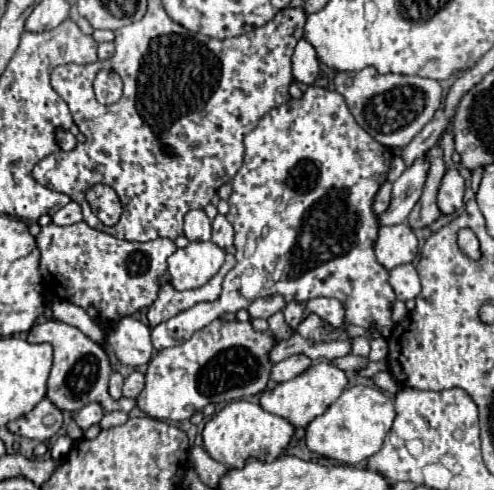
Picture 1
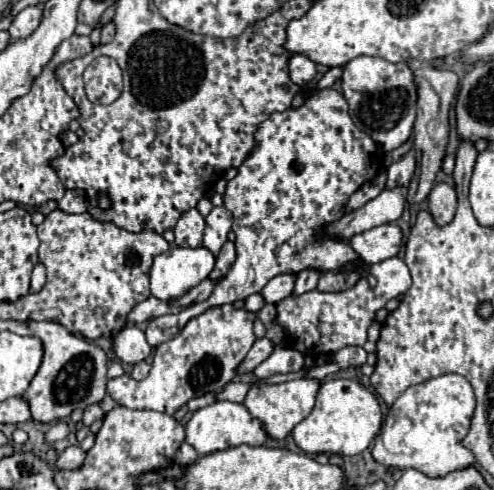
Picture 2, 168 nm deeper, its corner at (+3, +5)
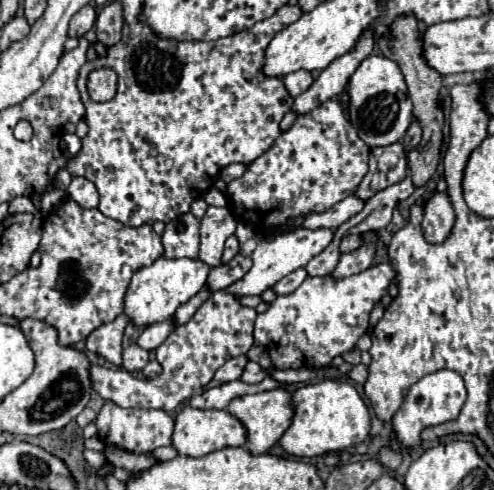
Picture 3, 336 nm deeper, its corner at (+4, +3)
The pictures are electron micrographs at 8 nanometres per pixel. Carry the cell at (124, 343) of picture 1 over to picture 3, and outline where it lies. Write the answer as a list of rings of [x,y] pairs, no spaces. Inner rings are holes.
[[[130,345],[130,347],[124,349],[122,367],[124,367],[126,371],[142,371],[148,361],[150,361],[148,351],[144,351],[144,349],[136,347],[136,345]]]

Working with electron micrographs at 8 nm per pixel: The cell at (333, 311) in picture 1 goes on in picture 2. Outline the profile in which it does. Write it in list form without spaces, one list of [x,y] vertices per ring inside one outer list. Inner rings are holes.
[[[347,271],[323,273],[319,279],[319,285],[317,285],[317,291],[319,293],[339,293],[339,291],[351,289],[357,281],[359,281],[357,273],[347,273]]]

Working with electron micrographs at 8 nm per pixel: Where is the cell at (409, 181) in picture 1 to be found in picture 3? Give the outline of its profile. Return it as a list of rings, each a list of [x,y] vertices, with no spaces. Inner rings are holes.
[[[240,221],[238,229],[236,229],[236,237],[240,241],[240,245],[246,241],[246,237],[252,237],[256,241],[256,249],[252,251],[252,269],[238,281],[234,281],[232,285],[226,287],[226,291],[234,297],[244,297],[244,295],[260,295],[262,291],[274,287],[282,277],[286,277],[288,273],[300,269],[300,267],[306,267],[306,263],[316,257],[322,249],[326,249],[334,237],[334,233],[330,229],[320,229],[320,231],[308,231],[308,229],[296,229],[296,231],[290,231],[290,233],[284,233],[280,235],[280,239],[264,239],[252,225]]]

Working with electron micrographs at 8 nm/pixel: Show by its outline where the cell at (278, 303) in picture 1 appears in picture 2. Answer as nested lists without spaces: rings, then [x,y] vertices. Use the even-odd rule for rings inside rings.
[[[281,275],[281,277],[273,277],[273,281],[269,281],[269,285],[265,285],[265,289],[261,291],[265,303],[279,303],[283,301],[285,297],[291,295],[293,291],[293,281],[295,277],[293,275]]]

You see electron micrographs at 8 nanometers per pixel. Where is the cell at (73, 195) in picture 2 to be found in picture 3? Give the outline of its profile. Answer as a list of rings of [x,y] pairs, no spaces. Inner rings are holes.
[[[74,177],[68,187],[68,195],[72,199],[76,199],[76,203],[80,203],[80,207],[98,207],[98,199],[100,199],[98,189],[86,177]]]

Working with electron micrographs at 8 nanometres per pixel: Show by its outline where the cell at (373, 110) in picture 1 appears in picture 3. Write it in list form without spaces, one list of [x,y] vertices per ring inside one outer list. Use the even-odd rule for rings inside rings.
[[[372,53],[358,65],[354,75],[350,77],[348,93],[348,119],[356,129],[358,137],[368,147],[392,145],[404,137],[406,129],[412,123],[412,101],[408,99],[404,75],[396,63],[392,63],[380,53]]]

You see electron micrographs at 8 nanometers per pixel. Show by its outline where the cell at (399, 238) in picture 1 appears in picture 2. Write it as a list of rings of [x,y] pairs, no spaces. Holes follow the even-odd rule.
[[[387,223],[351,237],[349,243],[365,263],[373,265],[399,255],[403,247],[403,231],[395,223]]]

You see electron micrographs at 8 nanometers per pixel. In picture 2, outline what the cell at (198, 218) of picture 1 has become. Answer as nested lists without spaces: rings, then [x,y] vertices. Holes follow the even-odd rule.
[[[189,209],[181,215],[177,221],[173,233],[175,233],[175,245],[187,245],[187,247],[199,247],[203,241],[203,229],[205,219],[197,209]]]

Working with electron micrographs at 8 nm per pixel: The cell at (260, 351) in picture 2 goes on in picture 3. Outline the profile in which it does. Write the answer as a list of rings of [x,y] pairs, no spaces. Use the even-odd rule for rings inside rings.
[[[244,355],[234,357],[234,359],[228,359],[228,361],[214,373],[214,379],[220,381],[220,383],[228,383],[228,381],[240,379],[240,375],[242,375],[246,363],[248,363],[248,359],[246,359]]]

